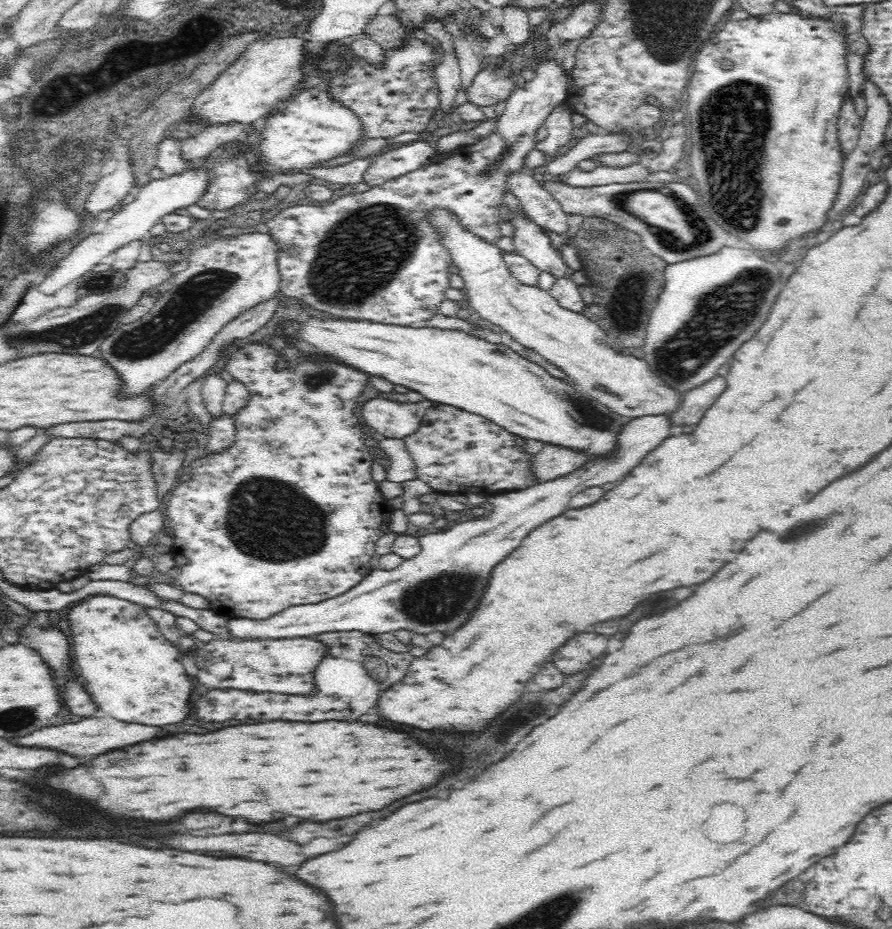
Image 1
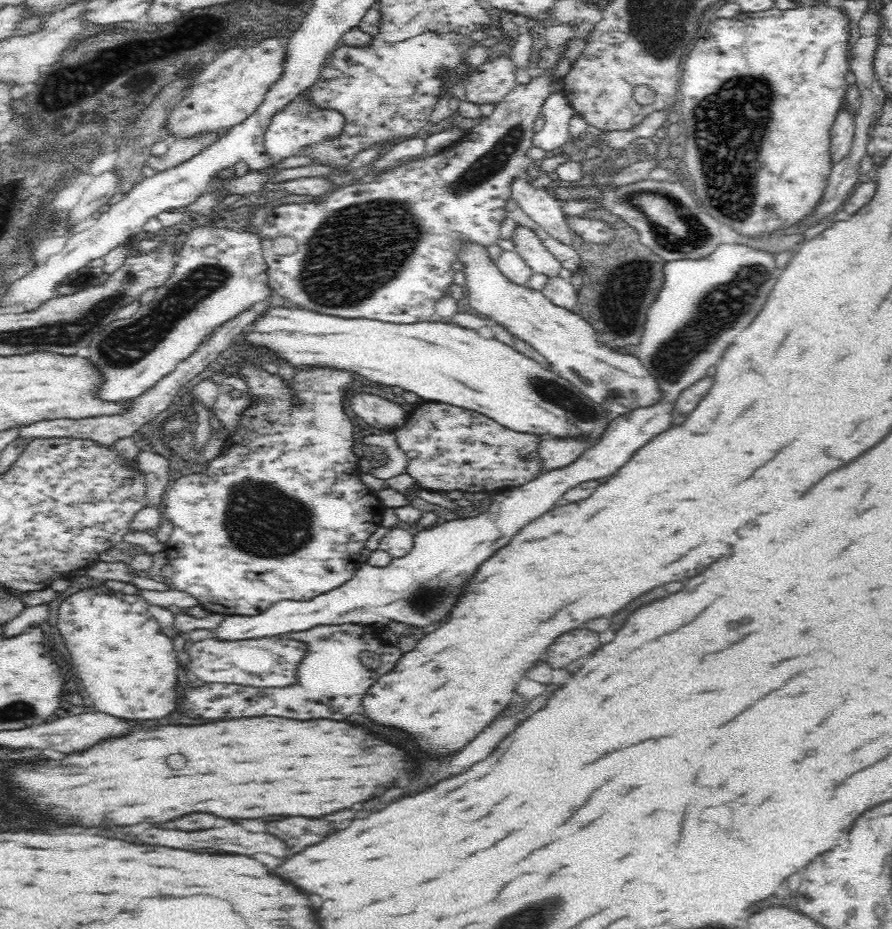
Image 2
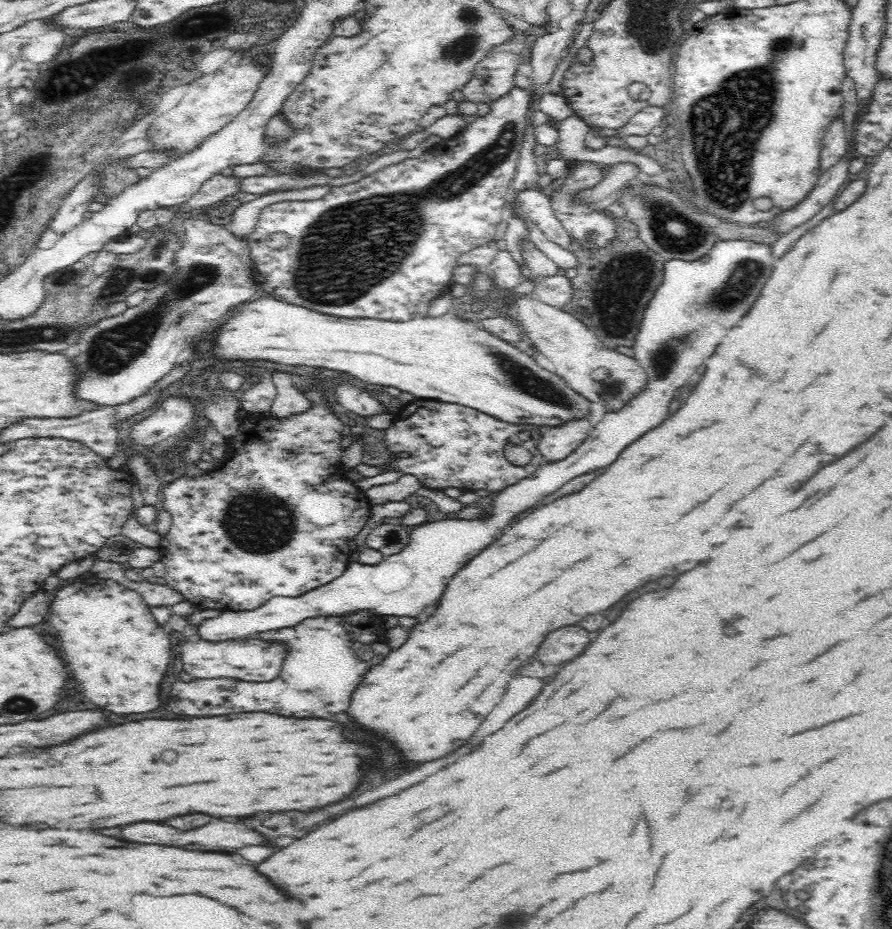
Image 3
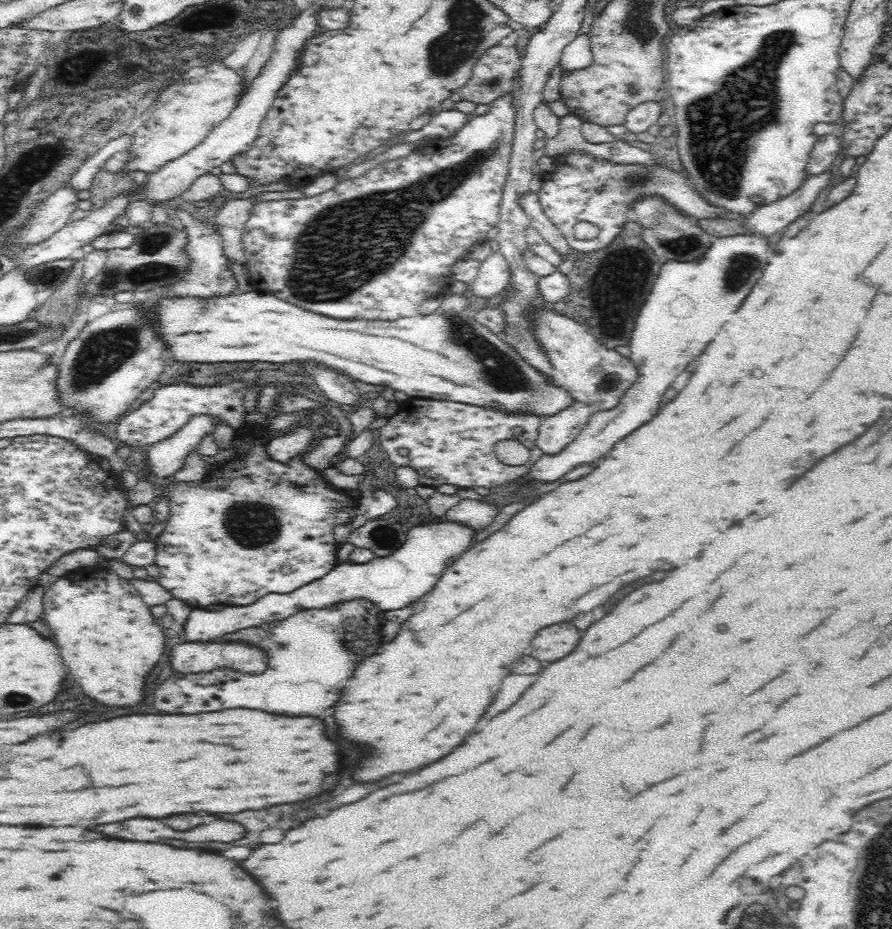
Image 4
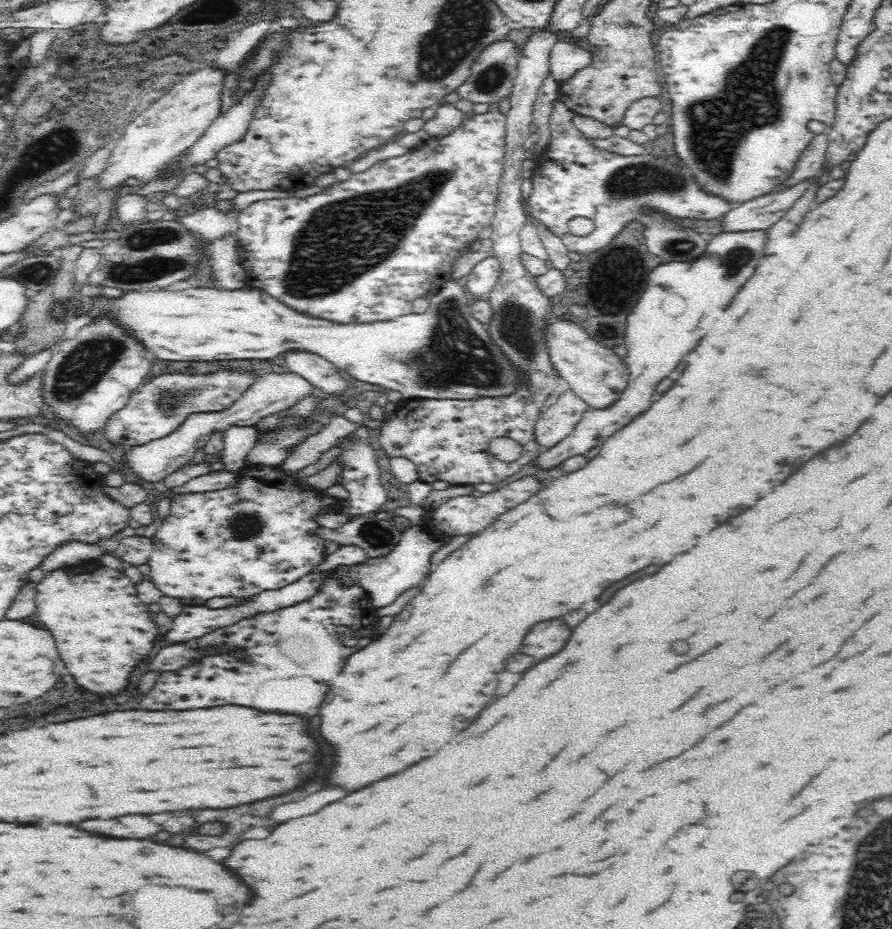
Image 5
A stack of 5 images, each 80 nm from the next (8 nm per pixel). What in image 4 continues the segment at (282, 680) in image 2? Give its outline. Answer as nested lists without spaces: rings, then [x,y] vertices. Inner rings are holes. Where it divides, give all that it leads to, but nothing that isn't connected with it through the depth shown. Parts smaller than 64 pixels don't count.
[[[196,641],[176,644],[168,656],[166,664],[172,666],[177,674],[209,671],[228,665],[255,673],[264,670],[263,650],[241,642],[216,643],[213,641]]]

